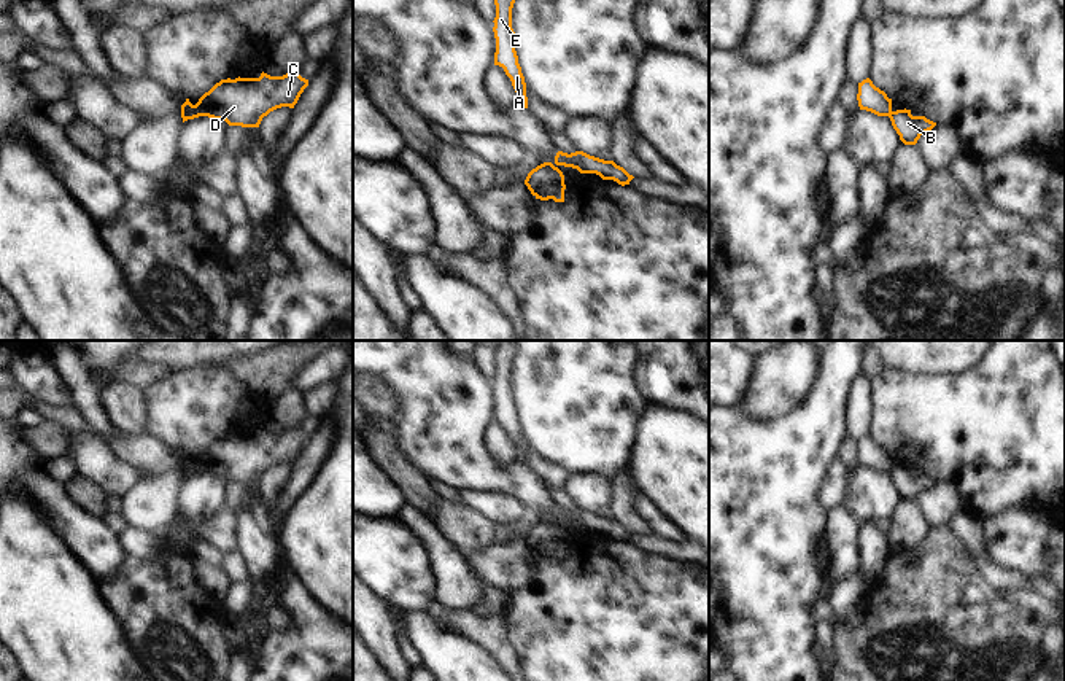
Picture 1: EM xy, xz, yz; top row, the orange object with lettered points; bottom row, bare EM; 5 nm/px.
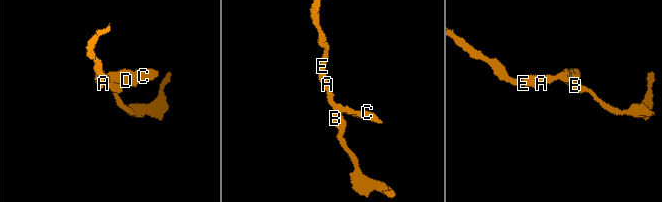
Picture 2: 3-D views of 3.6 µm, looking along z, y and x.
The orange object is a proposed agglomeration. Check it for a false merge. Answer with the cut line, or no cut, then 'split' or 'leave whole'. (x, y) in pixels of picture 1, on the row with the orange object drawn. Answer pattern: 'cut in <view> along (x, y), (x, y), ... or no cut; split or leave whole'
cut in yz along (892, 112), (889, 116); split

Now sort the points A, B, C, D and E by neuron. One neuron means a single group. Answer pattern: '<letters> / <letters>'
A C D E / B

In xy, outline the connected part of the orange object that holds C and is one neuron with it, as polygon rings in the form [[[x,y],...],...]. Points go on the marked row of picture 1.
[[[297,72],[283,76],[261,73],[259,78],[221,80],[196,105],[186,99],[181,113],[189,118],[208,116],[229,126],[259,127],[270,111],[294,108],[308,80]]]

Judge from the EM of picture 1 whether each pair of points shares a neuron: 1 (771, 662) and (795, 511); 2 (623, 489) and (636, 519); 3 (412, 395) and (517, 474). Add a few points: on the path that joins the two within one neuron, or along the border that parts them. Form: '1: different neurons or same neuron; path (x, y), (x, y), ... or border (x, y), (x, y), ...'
1: same neuron; path (771, 624), (771, 549)
2: same neuron; path (625, 497), (625, 508), (628, 511)
3: same neuron; path (437, 420), (491, 474)

